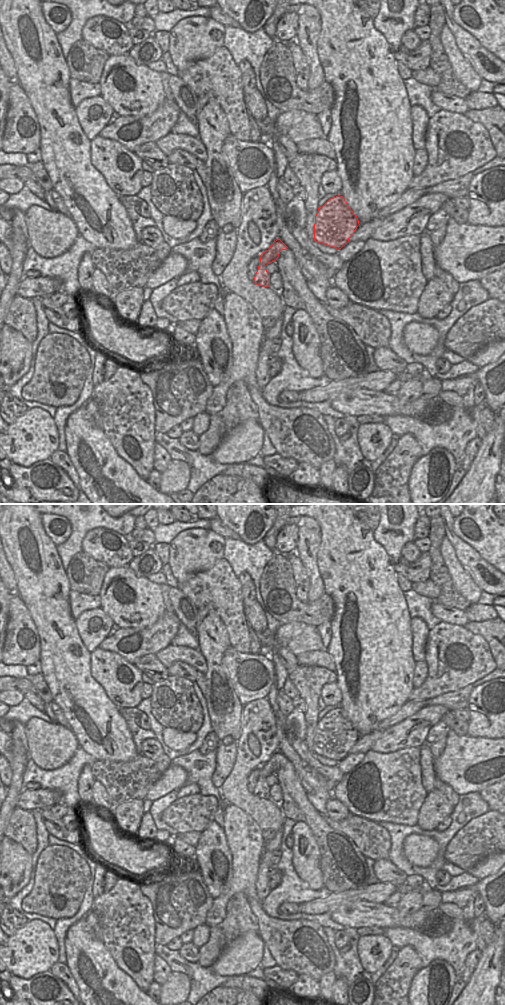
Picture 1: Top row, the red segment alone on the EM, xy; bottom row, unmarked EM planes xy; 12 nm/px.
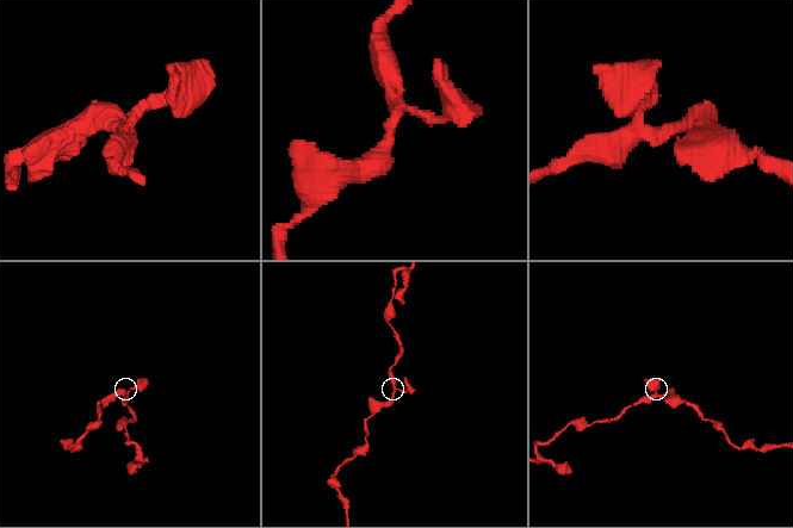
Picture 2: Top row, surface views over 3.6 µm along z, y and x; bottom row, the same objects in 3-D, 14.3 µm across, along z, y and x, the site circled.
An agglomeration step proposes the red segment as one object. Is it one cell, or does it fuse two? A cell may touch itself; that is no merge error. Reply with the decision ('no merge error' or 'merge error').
no merge error

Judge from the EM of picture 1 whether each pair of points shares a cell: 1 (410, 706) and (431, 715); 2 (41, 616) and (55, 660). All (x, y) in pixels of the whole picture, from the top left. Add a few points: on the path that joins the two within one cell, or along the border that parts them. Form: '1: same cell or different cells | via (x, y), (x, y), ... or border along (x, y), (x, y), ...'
1: different cells | border along (426, 705), (399, 722)
2: same cell | via (51, 627), (55, 632), (55, 649)

